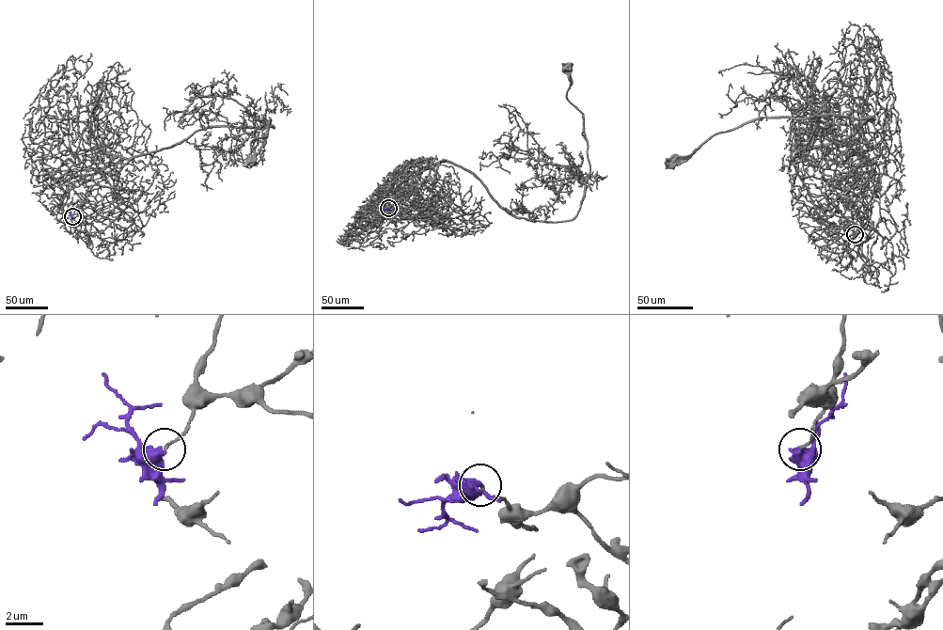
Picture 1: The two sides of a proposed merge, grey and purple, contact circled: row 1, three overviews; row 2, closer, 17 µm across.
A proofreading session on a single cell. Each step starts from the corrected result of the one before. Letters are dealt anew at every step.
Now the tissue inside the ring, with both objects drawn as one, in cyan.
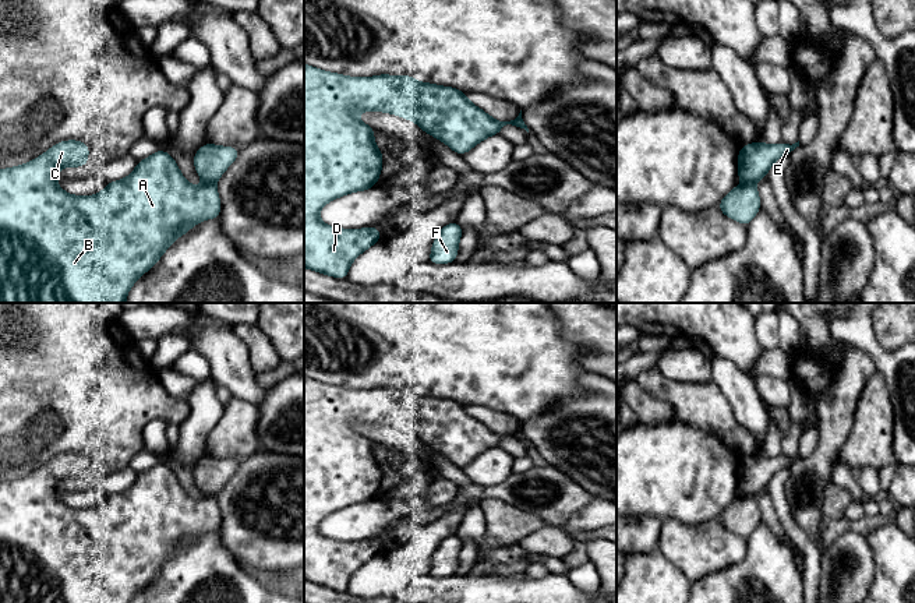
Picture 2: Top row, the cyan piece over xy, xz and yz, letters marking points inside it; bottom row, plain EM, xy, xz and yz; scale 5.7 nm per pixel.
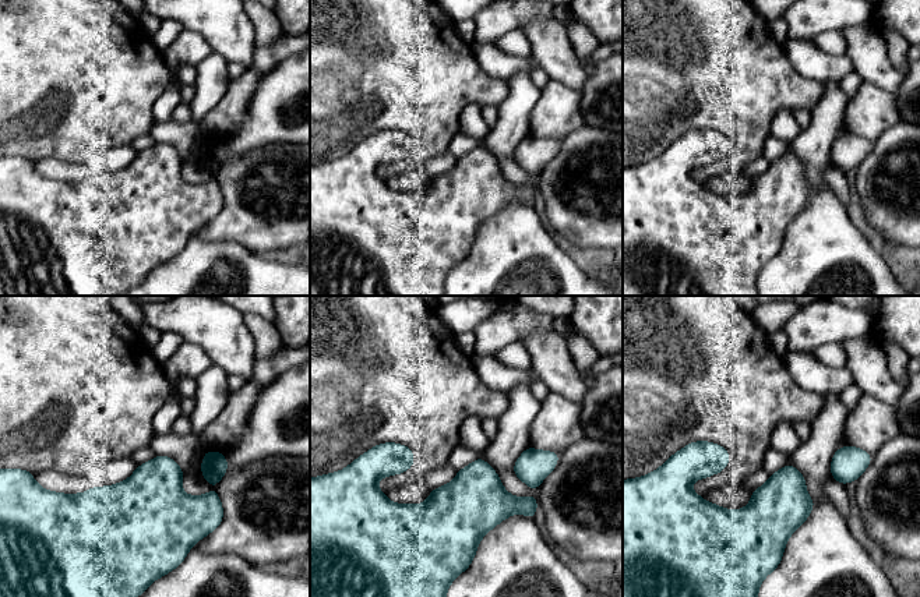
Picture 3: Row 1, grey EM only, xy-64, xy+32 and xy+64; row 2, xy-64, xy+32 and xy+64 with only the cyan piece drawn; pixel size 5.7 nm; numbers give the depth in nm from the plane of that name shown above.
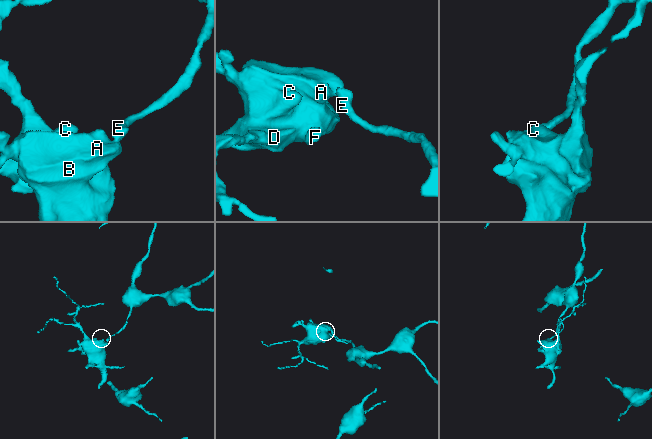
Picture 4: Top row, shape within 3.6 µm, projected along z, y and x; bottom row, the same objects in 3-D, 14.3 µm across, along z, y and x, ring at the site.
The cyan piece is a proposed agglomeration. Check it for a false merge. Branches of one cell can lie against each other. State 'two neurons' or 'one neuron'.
two neurons

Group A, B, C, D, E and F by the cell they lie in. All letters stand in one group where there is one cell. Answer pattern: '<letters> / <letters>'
A B C D F / E

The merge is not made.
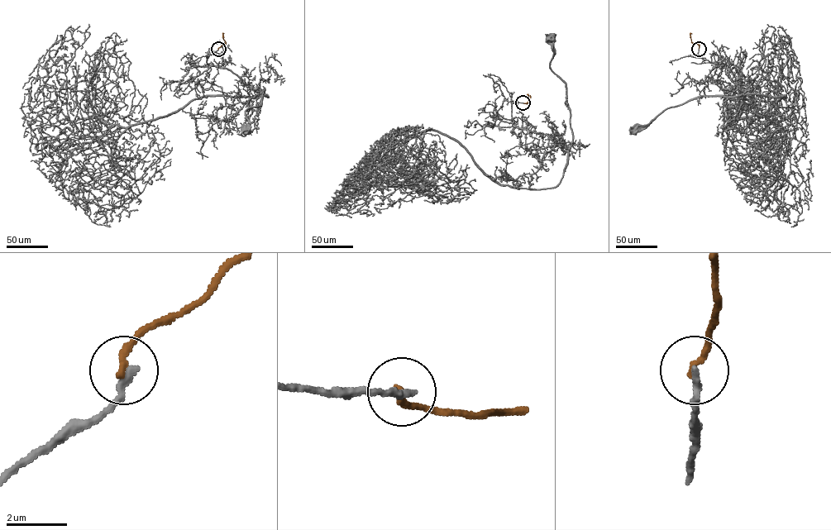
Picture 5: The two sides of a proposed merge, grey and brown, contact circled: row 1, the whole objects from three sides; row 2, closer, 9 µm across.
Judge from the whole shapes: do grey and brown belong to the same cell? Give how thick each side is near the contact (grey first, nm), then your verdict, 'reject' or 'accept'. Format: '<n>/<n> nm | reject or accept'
240/240 nm | reject

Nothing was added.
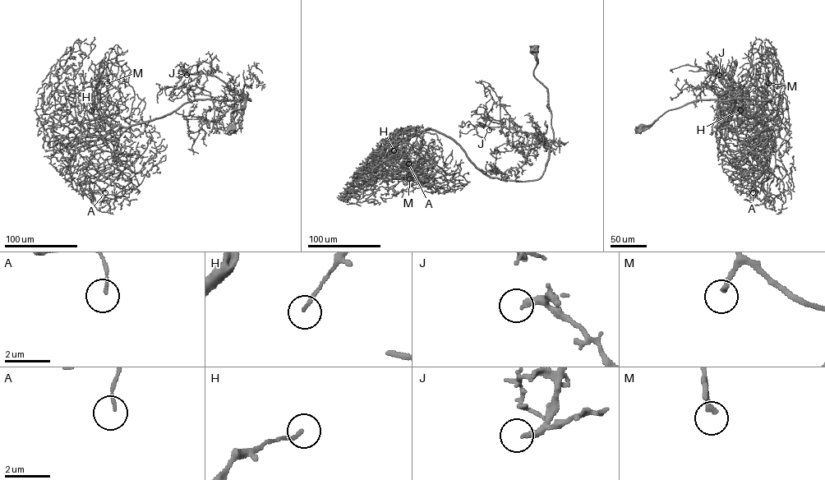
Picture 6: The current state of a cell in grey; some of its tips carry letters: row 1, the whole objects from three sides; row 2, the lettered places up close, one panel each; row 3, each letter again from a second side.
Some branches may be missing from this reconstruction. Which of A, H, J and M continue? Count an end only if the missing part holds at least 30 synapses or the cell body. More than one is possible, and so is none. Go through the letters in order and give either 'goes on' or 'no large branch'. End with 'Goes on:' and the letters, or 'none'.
A: no large branch
H: no large branch
J: goes on
M: no large branch
Goes on: J

